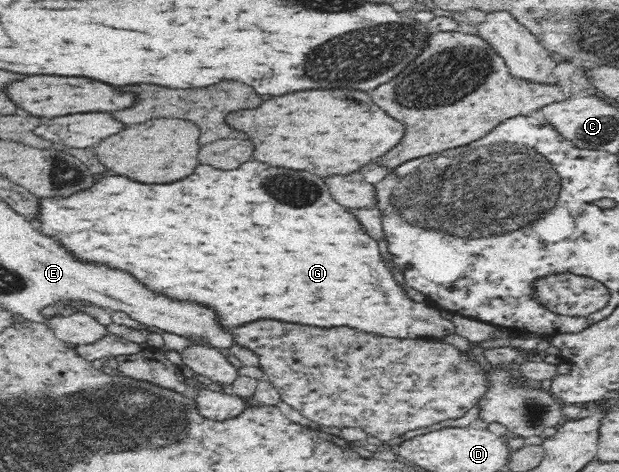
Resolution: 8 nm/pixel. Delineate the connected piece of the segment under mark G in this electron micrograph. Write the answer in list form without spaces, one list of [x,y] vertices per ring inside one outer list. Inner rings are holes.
[[[257,160],[243,162],[237,170],[215,170],[211,166],[199,164],[195,172],[179,182],[173,184],[141,184],[133,182],[123,176],[105,176],[99,182],[95,182],[87,190],[77,190],[71,196],[47,196],[37,197],[39,200],[39,212],[33,220],[35,230],[47,238],[57,240],[73,258],[85,264],[93,266],[107,266],[111,270],[121,270],[131,274],[139,284],[143,284],[149,292],[159,294],[163,298],[169,298],[173,302],[193,302],[199,306],[205,306],[215,312],[219,326],[225,330],[237,328],[255,320],[281,320],[291,324],[305,324],[305,326],[317,326],[317,328],[333,328],[333,326],[351,326],[363,332],[375,332],[391,338],[419,338],[429,336],[431,340],[440,340],[444,335],[453,333],[453,323],[450,317],[444,316],[440,310],[425,306],[421,302],[413,302],[405,296],[405,292],[397,286],[387,266],[381,262],[379,246],[367,238],[359,226],[359,222],[345,212],[343,206],[335,204],[327,186],[323,184],[323,178],[301,172],[301,170],[287,170],[287,168],[273,168]]]

